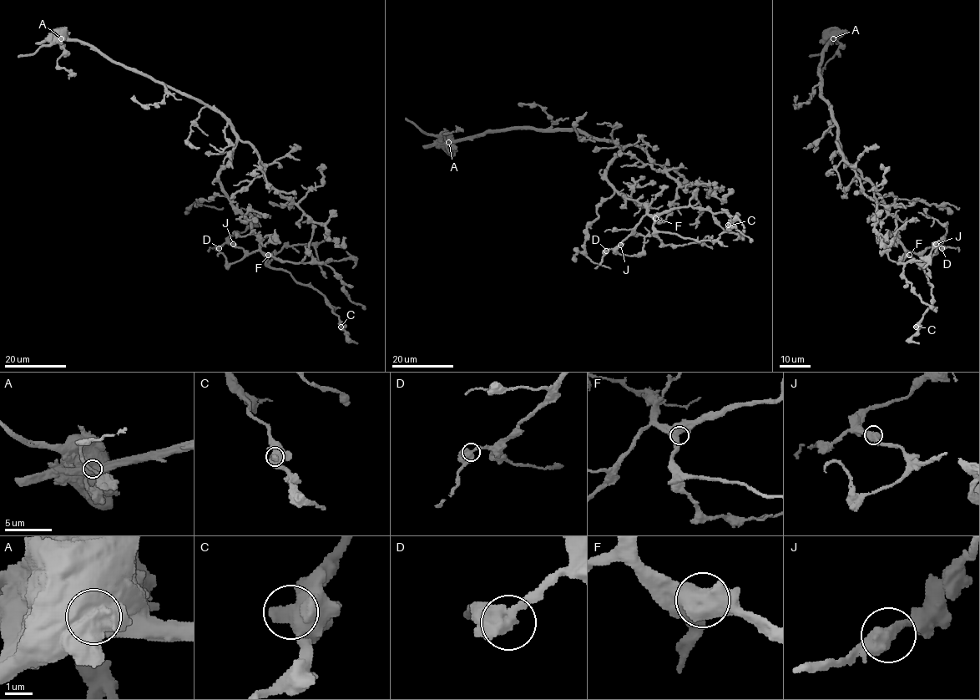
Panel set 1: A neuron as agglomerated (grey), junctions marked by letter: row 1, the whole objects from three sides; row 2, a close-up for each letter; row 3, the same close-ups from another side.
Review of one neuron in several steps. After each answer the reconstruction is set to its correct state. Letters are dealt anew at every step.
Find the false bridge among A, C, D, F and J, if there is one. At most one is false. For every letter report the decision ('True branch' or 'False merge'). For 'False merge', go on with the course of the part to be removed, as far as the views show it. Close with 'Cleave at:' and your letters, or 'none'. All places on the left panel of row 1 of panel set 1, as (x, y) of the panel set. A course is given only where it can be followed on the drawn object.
A: False merge. Course of the part to remove: (61, 38), (55, 38), (32, 53), (17, 56)
C: True branch
D: True branch
F: True branch
J: True branch
Cleave at: A

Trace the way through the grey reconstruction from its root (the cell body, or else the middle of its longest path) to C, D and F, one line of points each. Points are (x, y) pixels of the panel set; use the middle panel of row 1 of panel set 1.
C: (447, 139), (512, 129), (608, 139), (623, 145), (606, 179), (647, 207), (657, 230), (715, 240), (728, 225)
D: (447, 139), (512, 129), (574, 129), (623, 145), (606, 179), (647, 212), (620, 244), (606, 250)
F: (447, 139), (512, 129), (574, 129), (608, 139), (623, 145), (608, 167), (606, 179), (655, 218)

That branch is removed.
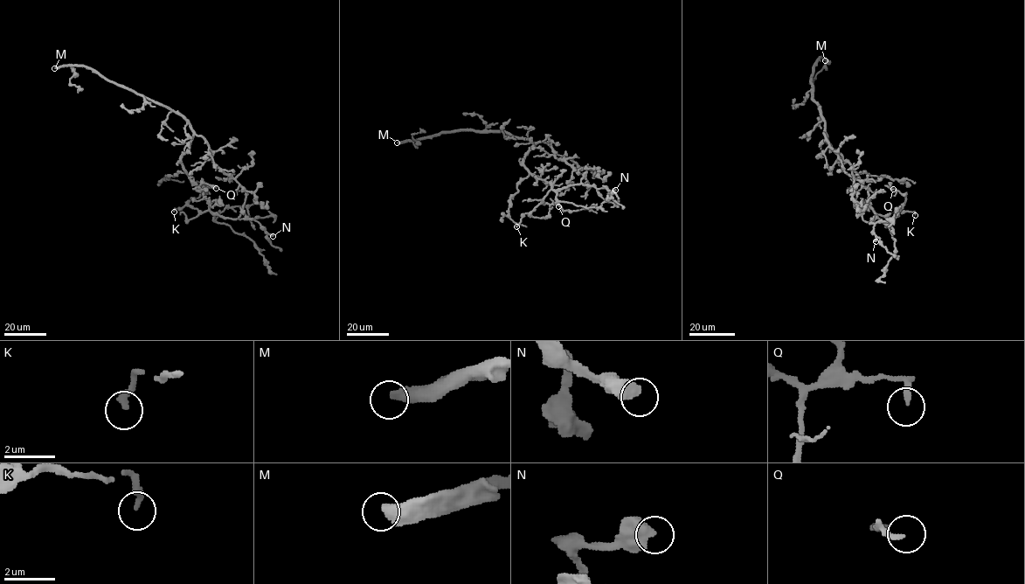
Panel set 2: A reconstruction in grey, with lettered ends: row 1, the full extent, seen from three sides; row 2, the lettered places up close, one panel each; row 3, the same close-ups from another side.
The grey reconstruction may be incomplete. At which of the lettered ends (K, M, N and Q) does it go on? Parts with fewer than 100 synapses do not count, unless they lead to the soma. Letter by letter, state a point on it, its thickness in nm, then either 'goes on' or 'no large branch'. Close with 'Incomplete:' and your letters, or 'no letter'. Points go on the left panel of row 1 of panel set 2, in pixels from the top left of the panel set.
K: place (174, 212); calibre 240 nm; no large branch
M: place (54, 68); calibre 480 nm; goes on
N: place (273, 236); calibre 600 nm; no large branch
Q: place (216, 188); calibre 120 nm; no large branch
Incomplete: M

